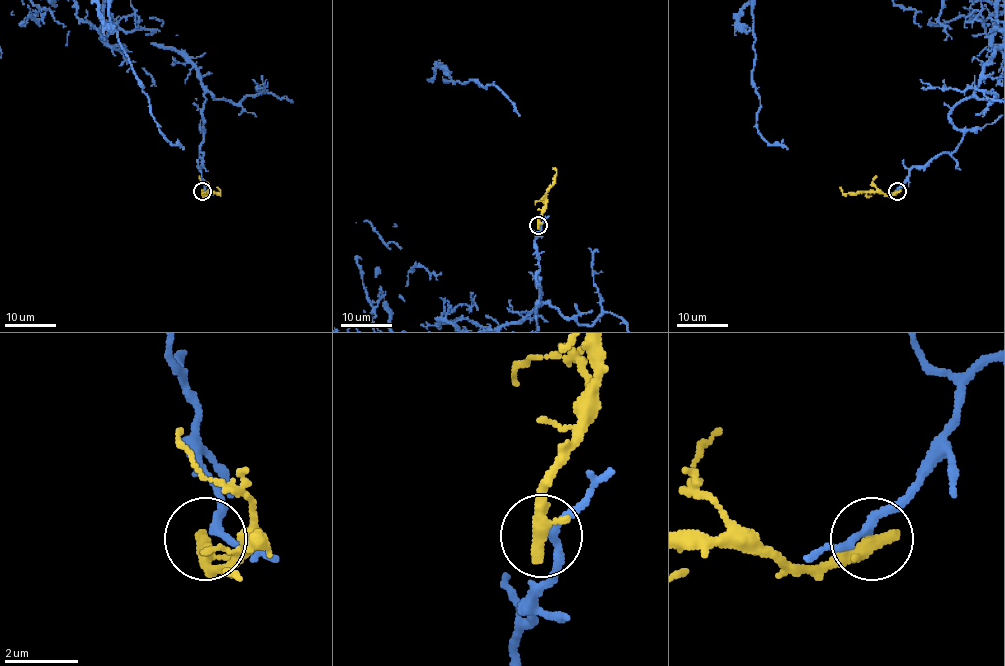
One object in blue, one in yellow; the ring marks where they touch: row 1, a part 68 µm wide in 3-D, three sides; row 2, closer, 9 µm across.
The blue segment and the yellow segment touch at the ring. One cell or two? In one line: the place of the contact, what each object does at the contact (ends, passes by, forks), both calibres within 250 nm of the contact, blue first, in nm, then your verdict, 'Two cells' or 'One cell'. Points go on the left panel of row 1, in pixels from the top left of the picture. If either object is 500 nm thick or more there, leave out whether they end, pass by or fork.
Place: (202, 191). At the ring blue passes by. At the ring yellow ends. Thickness 200 nm (blue) against 480 nm. Two cells

